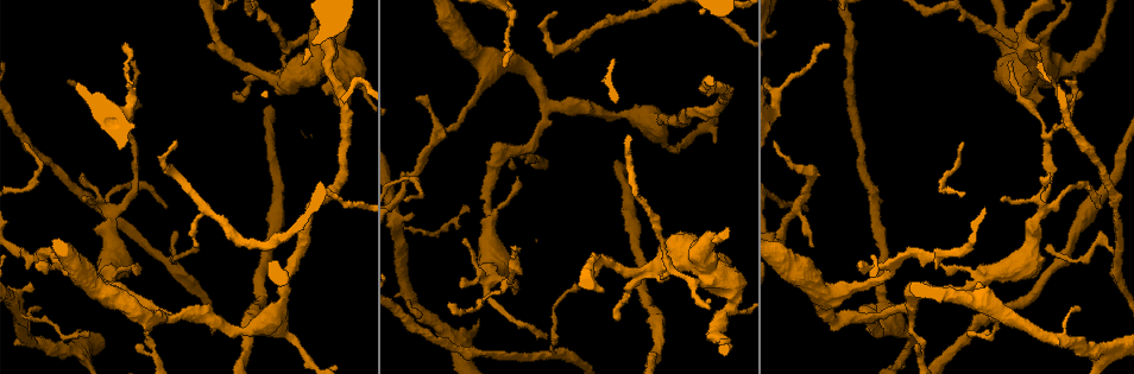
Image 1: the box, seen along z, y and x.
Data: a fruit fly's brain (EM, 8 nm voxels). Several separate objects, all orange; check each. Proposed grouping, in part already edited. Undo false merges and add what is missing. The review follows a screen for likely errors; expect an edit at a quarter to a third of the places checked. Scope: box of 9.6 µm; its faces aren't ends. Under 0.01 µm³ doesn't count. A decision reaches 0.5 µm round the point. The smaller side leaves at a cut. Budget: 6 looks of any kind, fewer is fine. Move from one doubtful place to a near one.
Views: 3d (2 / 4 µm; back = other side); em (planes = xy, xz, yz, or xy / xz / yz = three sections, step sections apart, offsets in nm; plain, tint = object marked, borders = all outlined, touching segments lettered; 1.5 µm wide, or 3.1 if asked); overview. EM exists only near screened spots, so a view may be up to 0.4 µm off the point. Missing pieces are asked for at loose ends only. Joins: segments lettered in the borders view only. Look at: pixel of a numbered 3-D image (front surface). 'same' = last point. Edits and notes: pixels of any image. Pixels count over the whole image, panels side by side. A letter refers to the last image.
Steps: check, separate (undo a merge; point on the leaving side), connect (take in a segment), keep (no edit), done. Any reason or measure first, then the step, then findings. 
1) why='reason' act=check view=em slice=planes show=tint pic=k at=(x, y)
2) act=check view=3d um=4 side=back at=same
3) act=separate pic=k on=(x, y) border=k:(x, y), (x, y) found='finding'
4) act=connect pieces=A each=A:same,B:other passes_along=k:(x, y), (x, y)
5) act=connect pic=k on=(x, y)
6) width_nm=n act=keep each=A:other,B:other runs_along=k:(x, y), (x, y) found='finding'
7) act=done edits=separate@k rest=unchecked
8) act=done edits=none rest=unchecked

why='free end' act=check view=3d um=2 pic=1 at=(24, 141)

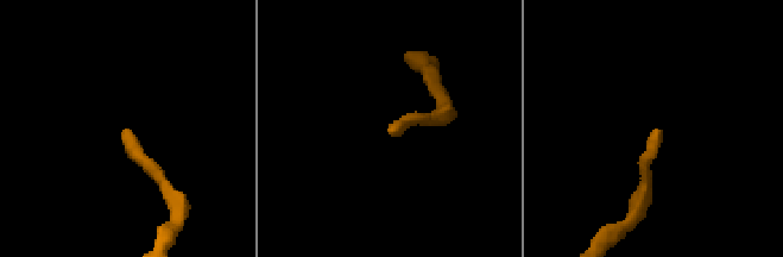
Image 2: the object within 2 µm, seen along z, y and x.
why='now the EM' act=check view=em slice=planes show=borders pic=2 at=(126, 133)

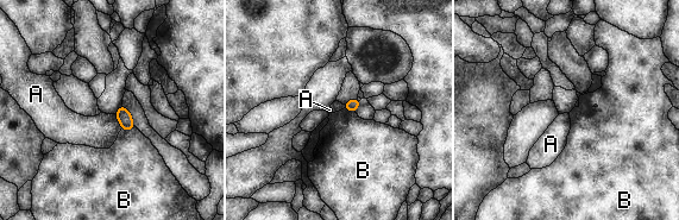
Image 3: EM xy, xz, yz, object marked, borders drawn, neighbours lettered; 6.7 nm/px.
width_nm=90 longest_contact=A:110nm act=keep each=A:other,B:other found='none of them fits'

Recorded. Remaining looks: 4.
why='branch stops here' act=check view=3d um=2 pic=1 at=(1036, 46)

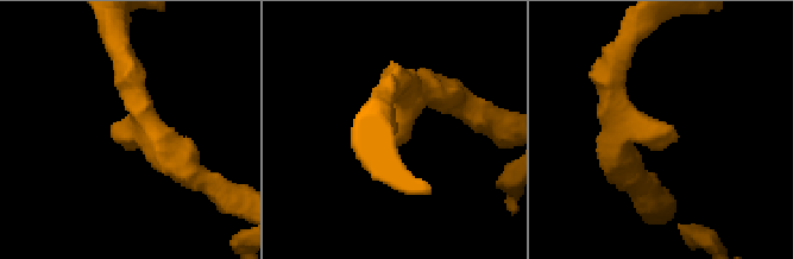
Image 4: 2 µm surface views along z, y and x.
act=check view=em slice=xy step=4 show=tint pic=4 at=(111, 131)

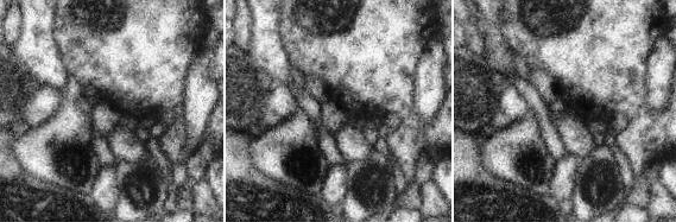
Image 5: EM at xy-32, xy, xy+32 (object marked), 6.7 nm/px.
act=check view=em slice=planes show=borders at=same

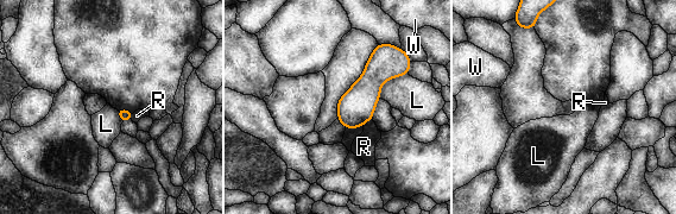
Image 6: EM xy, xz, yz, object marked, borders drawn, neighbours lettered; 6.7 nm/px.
act=keep each=L:other,R:other,W:other border=6:(408, 73), (387, 80), (379, 98) found='none of them fits'

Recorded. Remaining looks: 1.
act=done edits=none rest=unchecked

